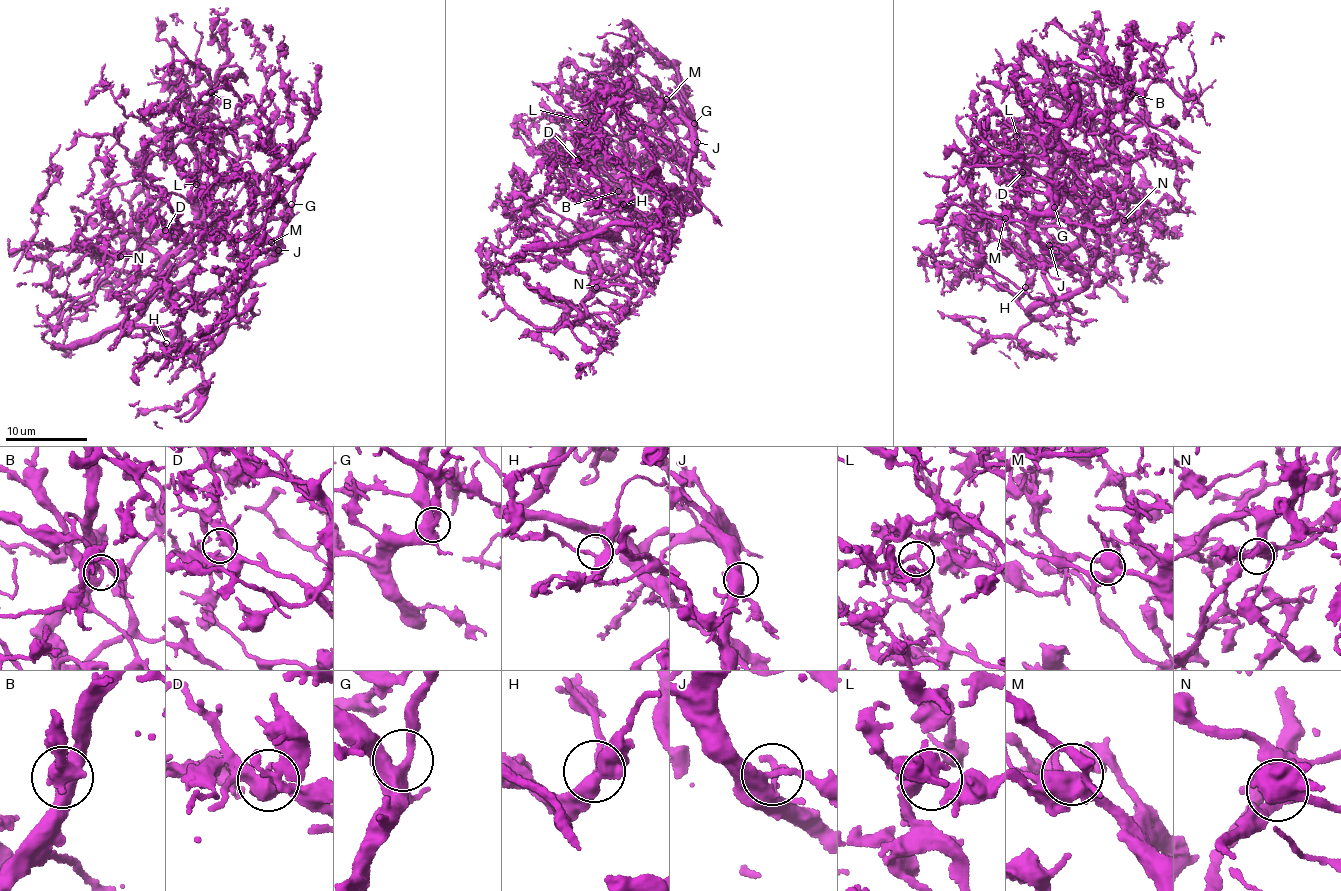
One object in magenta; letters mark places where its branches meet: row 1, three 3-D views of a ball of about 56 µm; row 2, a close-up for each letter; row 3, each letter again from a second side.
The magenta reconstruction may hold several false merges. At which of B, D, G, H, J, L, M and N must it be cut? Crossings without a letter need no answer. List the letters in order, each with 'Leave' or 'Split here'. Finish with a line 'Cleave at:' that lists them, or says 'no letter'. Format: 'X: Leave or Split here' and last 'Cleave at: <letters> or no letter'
B: Leave
D: Leave
G: Leave
H: Leave
J: Leave
L: Leave
M: Leave
N: Leave
Cleave at: no letter

